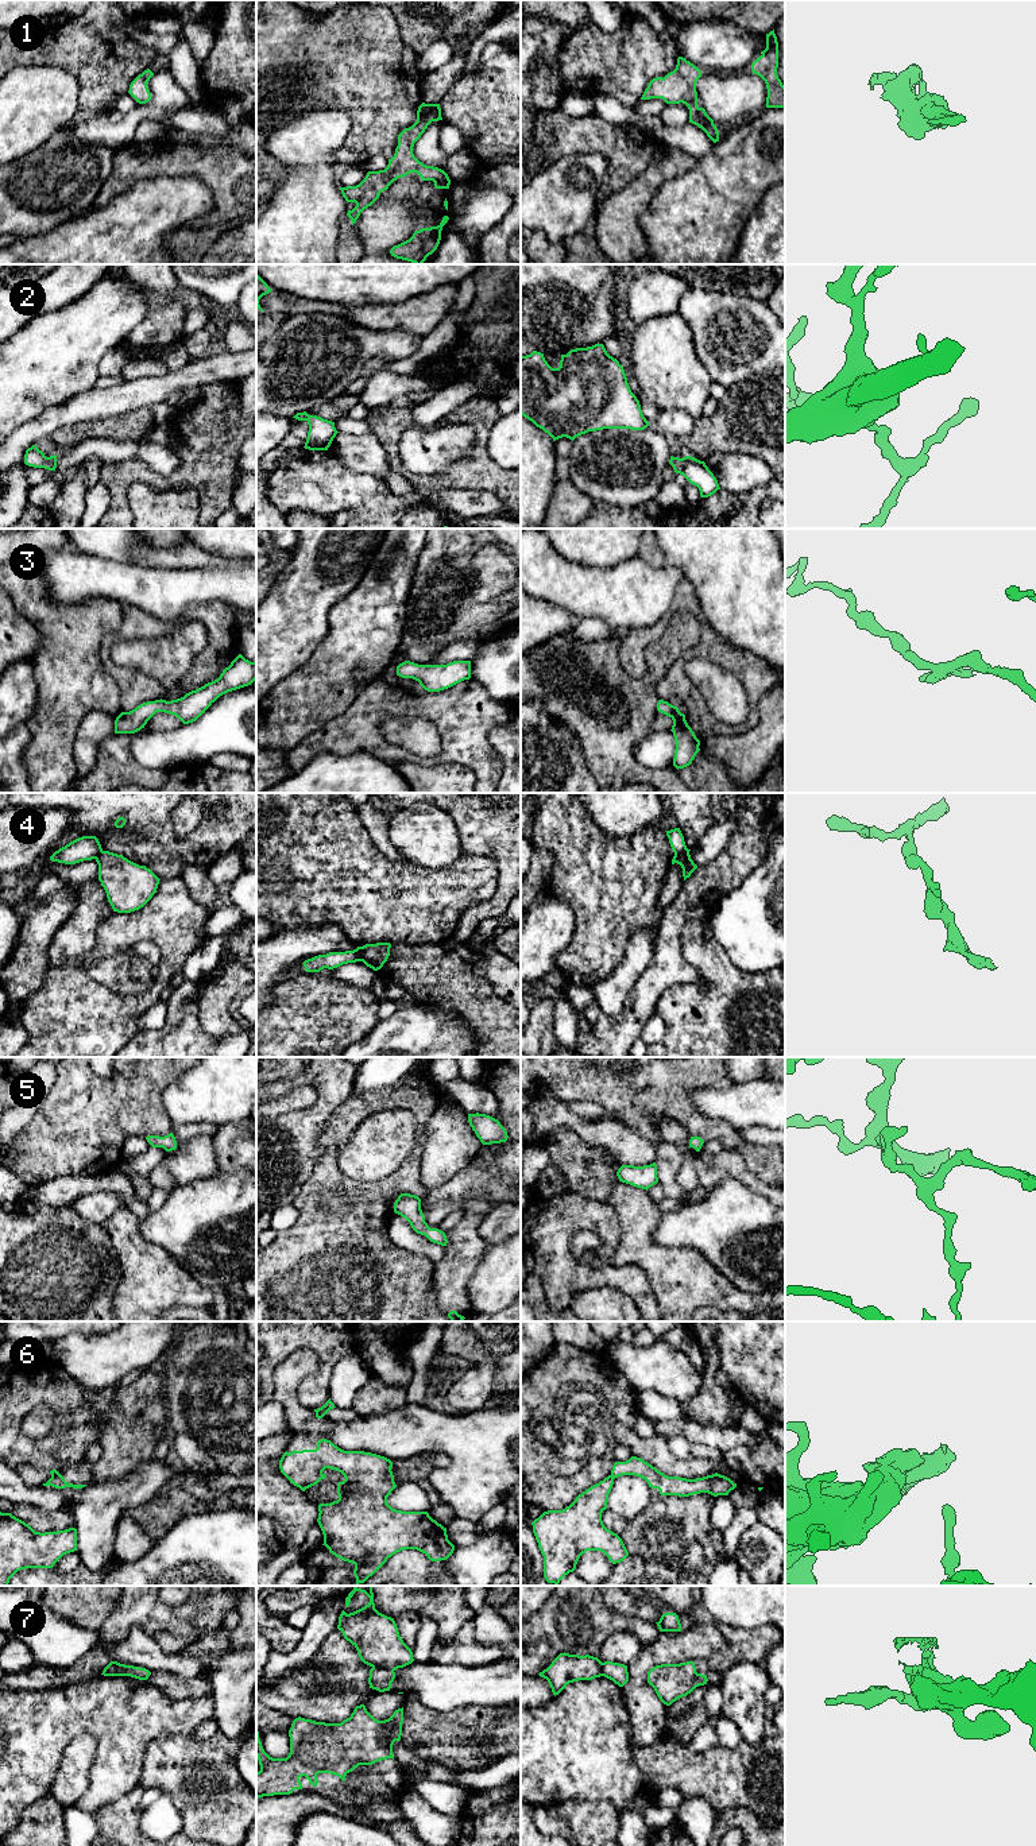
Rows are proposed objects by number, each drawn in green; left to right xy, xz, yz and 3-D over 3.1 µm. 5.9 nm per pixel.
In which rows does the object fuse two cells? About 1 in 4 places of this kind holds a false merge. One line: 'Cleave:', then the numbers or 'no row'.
Cleave: 4, 6, 7

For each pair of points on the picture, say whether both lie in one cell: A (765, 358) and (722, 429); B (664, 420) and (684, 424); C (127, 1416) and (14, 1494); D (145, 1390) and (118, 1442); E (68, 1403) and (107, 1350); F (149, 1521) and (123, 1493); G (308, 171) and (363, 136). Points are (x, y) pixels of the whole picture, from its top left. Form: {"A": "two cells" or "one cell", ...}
{"A": "two cells", "B": "one cell", "C": "two cells", "D": "one cell", "E": "two cells", "F": "two cells", "G": "two cells"}

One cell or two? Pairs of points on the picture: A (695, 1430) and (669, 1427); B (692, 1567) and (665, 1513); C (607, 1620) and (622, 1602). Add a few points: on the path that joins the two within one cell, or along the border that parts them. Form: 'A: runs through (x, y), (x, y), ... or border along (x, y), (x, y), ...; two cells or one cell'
A: runs through (688, 1428), (676, 1427); one cell
B: border along (704, 1555), (689, 1541), (680, 1555), (653, 1559); two cells
C: border along (603, 1599), (609, 1608), (621, 1614), (645, 1620); two cells

